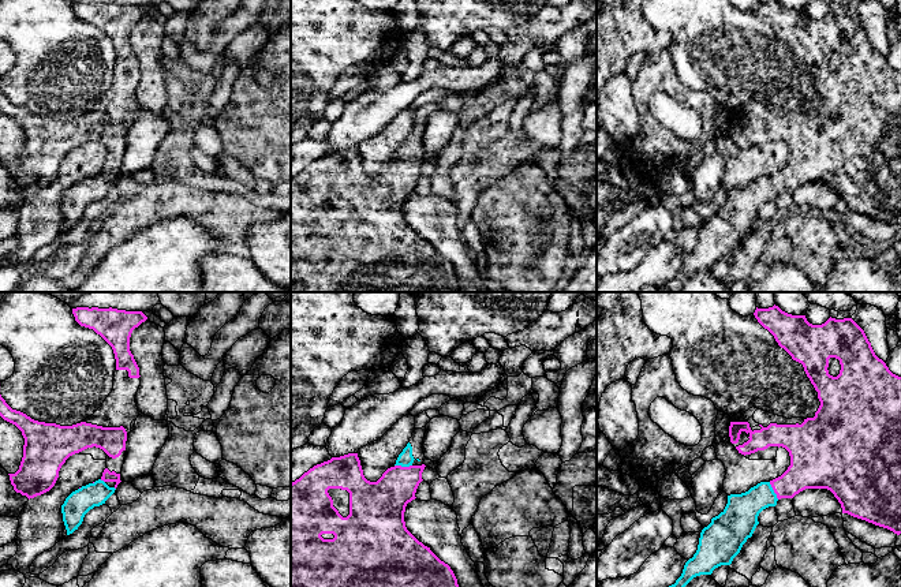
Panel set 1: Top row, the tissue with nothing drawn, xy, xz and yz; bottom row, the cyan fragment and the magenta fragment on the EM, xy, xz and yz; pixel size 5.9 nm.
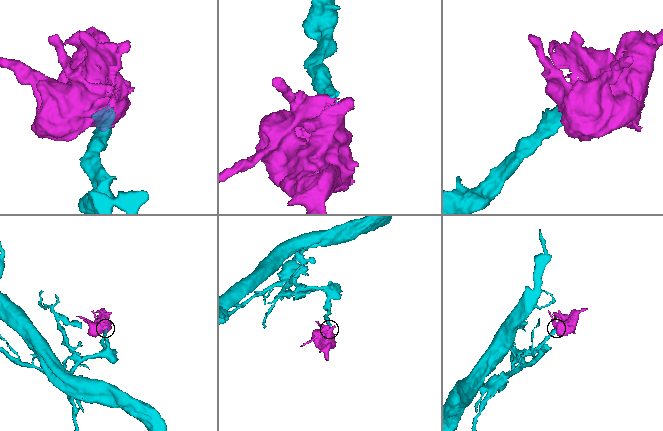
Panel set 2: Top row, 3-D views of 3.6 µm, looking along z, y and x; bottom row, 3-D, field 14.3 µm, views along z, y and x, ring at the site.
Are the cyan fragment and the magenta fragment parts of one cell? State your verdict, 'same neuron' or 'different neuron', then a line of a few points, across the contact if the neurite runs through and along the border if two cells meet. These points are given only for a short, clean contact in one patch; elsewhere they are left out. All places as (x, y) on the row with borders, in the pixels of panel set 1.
same neuron | xz (406, 459), (403, 466), (403, 479), (382, 503)

